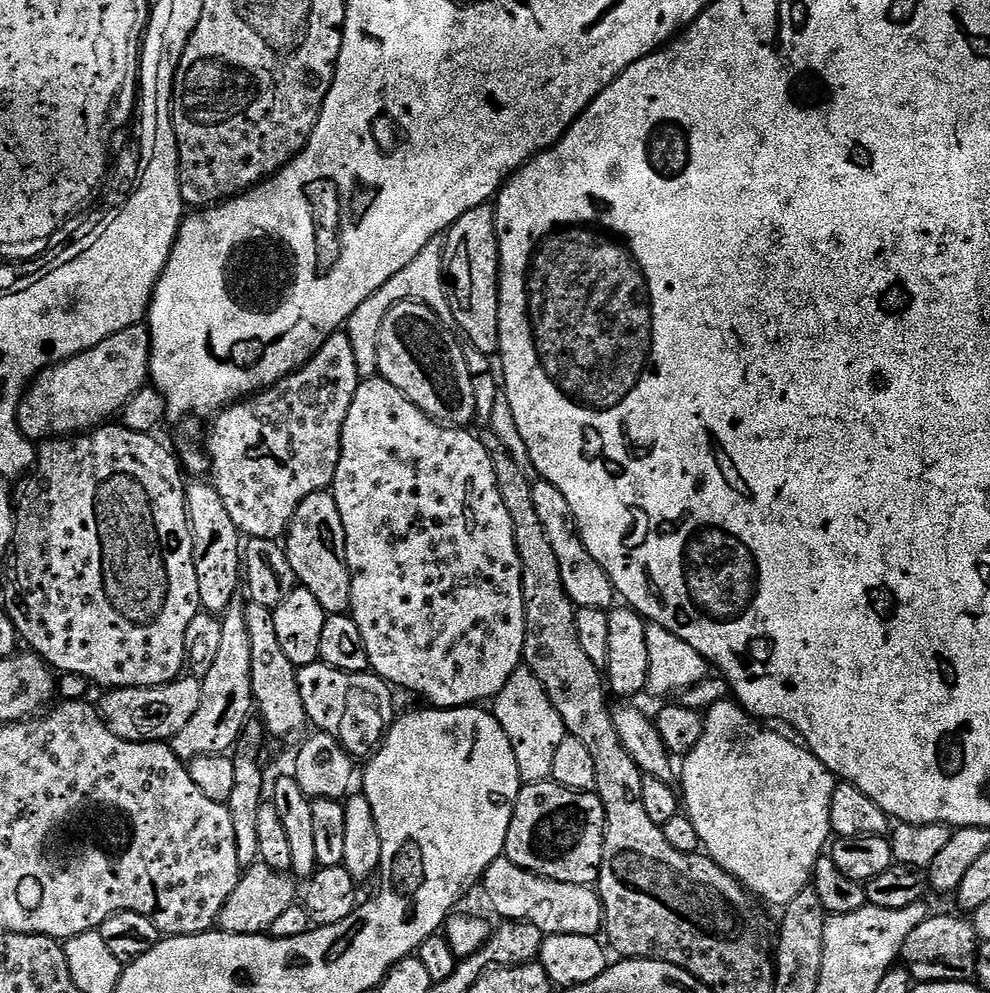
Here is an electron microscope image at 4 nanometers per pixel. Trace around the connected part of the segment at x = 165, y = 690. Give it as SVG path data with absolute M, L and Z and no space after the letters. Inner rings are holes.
M188 674L177 677L168 684L163 684L158 687L124 687L114 688L105 691L100 704L98 703L98 711L107 723L108 728L112 733L118 734L126 740L145 739L153 742L168 742L175 737L183 726L186 726L190 719L194 718L195 711L198 710L201 702L201 679L195 678ZM148 722L154 722L152 728L144 728Z

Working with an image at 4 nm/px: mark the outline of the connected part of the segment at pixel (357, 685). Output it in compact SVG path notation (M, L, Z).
M317 662L296 669L298 694L306 706L309 725L321 732L336 734L340 744L353 759L367 759L379 747L385 733L396 719L393 687L371 671L347 672Z

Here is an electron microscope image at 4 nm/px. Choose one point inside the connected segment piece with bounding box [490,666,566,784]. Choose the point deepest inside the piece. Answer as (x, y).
(523, 709)

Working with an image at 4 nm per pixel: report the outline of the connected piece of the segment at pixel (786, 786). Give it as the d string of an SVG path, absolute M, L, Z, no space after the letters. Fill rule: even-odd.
M731 699L707 709L703 718L702 738L698 738L698 746L683 757L684 769L678 772L683 807L690 822L694 822L694 830L698 830L700 847L706 855L749 893L782 910L790 898L811 885L812 871L829 847L833 835L830 798L834 798L837 777L826 770L803 743L771 732L768 729L771 727L757 722Z

